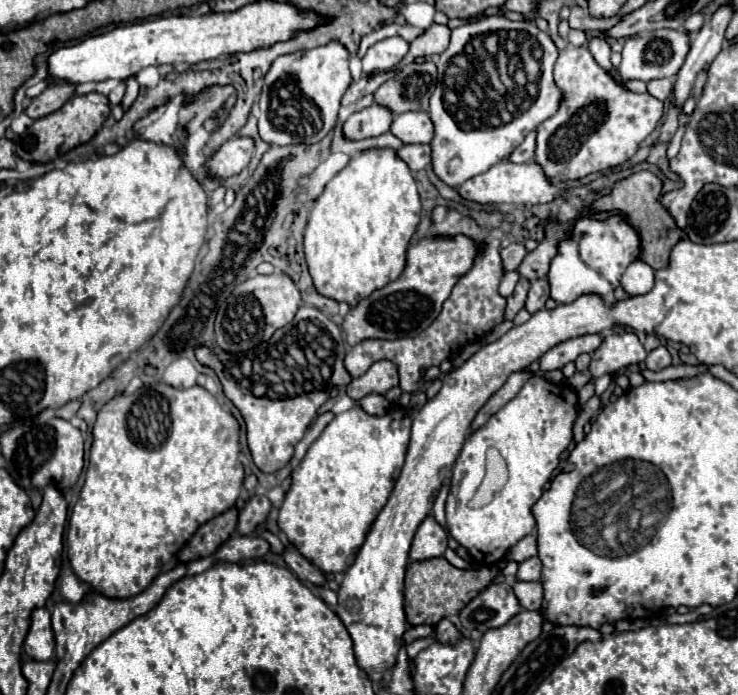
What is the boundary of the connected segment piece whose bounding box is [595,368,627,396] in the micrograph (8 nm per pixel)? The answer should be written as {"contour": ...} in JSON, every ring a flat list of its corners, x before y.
{"contour":[[626,368,620,369,618,371,615,371,613,373,608,373,600,377,595,381,595,393,598,396,601,396,601,394,604,393,604,391,609,387,611,382,613,381,613,378,617,378,620,375,626,374]]}

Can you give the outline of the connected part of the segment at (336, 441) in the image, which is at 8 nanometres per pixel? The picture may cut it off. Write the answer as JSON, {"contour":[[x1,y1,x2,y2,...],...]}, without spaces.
{"contour":[[357,403,347,413,335,415,333,421,323,429,321,437,309,447,305,459,293,471,291,489,285,493,279,509,279,527,285,531,289,543,297,547,301,555,311,559,325,573,339,573,351,567,367,531,371,519,379,513,379,507,387,501,387,481,393,481,403,466,411,435,412,420,409,411,401,405,391,405,385,415,375,417,361,409]]}

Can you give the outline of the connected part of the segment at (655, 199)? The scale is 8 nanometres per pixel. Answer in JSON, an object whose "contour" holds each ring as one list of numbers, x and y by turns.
{"contour":[[637,171,625,179,615,181,611,193,597,197,591,207,589,207,589,215,595,213,609,213,609,211,619,211,625,221,637,231,639,241,641,241,641,259,651,265,653,269,663,269,669,265,669,253,671,249,687,237,687,233,683,229,677,227,675,219,671,217,671,213,661,205,661,189,663,189,663,181,653,175,651,171]]}

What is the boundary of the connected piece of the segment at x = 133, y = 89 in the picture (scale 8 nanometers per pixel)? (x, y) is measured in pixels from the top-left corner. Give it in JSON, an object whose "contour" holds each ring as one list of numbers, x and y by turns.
{"contour":[[133,75,127,79,127,93,123,97,123,107,127,109,137,99,137,95,139,95,139,83,137,83,137,77]]}

